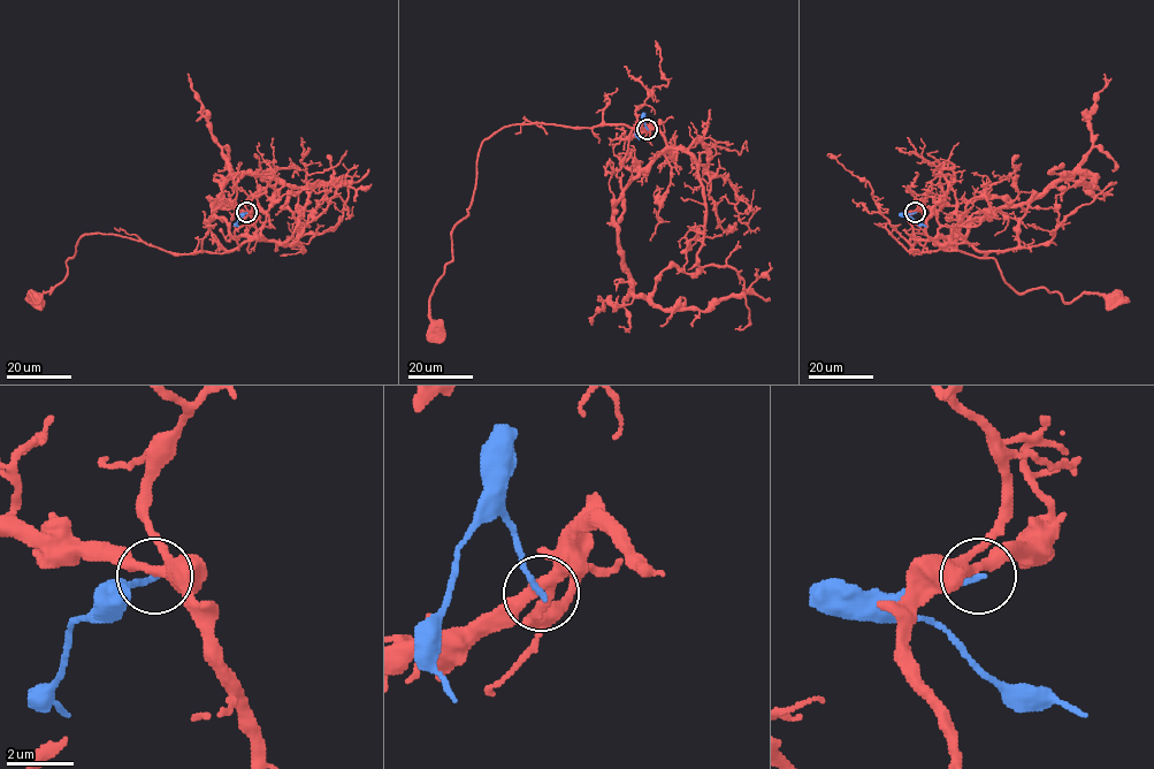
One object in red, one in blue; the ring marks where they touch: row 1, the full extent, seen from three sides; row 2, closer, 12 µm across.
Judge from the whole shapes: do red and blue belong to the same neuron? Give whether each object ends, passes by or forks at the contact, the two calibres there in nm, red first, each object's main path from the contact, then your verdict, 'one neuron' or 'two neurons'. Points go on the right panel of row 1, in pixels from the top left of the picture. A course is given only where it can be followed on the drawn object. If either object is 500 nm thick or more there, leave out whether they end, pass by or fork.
red forks there; blue ends there; 300 nm thick on the red side, 160 nm on the other; red runs (916, 212), (910, 253), (910, 235), (925, 234), (994, 259), (1019, 292), (1116, 298); blue runs (916, 212), (909, 217), (926, 226); two neurons

